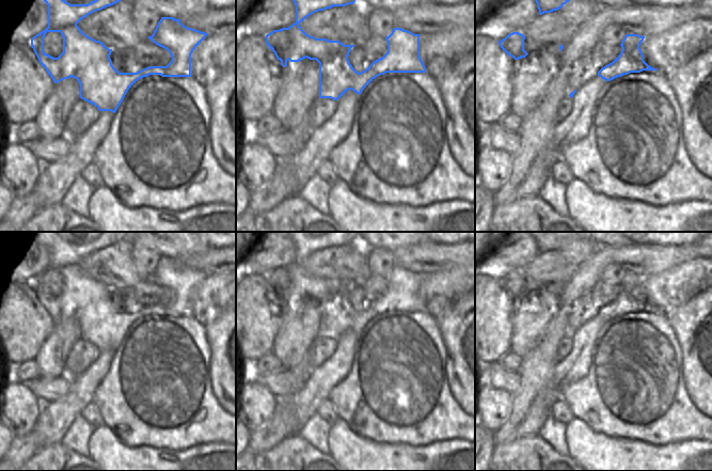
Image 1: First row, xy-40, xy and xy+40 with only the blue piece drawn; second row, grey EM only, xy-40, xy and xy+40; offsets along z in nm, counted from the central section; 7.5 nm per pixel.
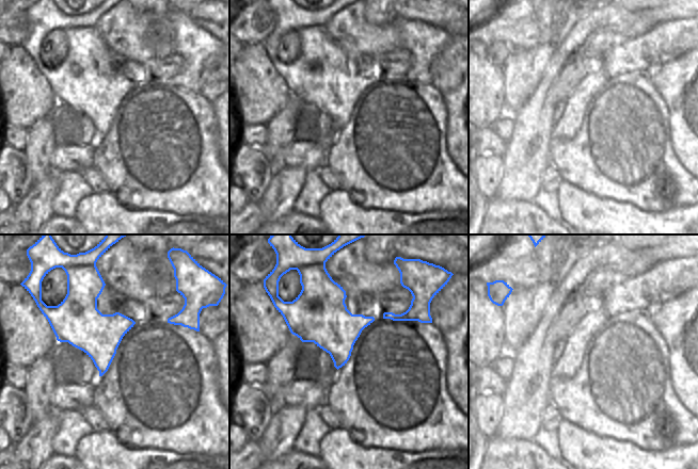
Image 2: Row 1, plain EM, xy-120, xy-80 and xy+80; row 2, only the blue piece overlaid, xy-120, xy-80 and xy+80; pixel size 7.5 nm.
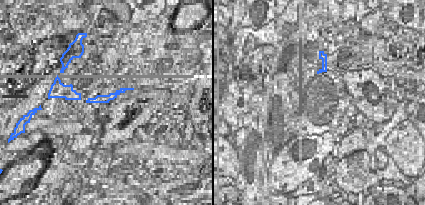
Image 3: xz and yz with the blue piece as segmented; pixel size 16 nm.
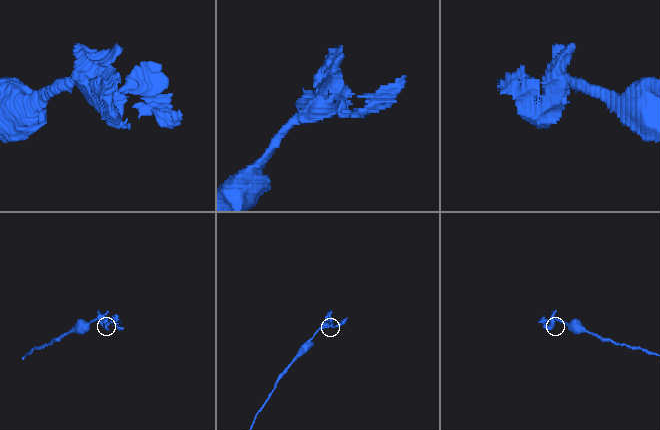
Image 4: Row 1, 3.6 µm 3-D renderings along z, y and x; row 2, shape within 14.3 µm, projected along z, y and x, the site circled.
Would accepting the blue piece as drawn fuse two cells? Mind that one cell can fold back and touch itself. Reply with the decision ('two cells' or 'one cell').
one cell

